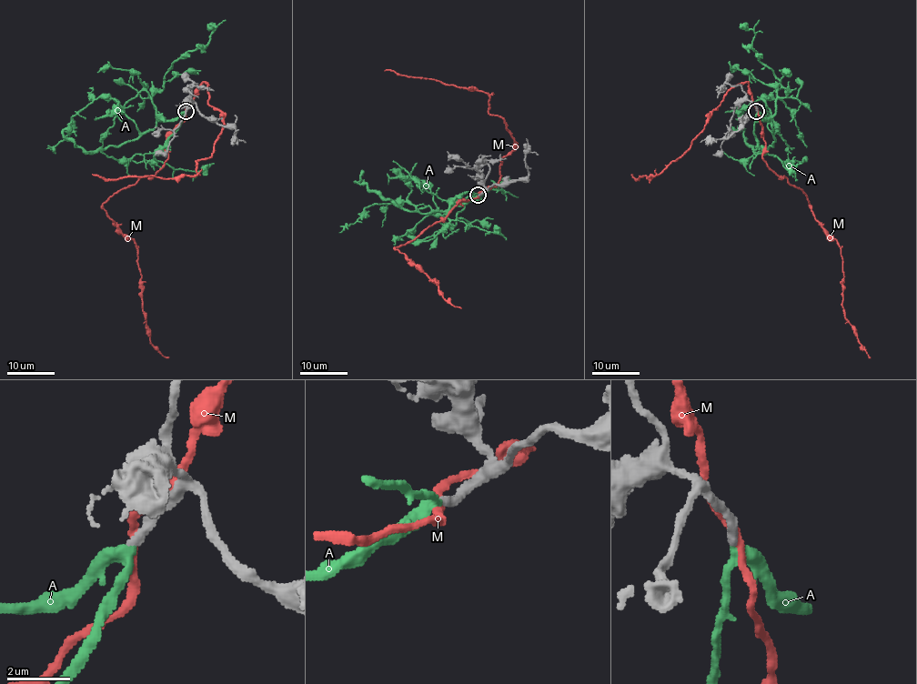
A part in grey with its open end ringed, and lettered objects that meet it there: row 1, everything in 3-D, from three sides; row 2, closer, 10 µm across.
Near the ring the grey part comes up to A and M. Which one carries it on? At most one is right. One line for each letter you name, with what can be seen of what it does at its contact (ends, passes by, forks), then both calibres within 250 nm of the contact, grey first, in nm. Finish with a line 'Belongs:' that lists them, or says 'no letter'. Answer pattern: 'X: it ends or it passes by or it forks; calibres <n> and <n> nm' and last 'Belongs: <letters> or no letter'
A: it passes by; calibres 320 and 320 nm
Belongs: A

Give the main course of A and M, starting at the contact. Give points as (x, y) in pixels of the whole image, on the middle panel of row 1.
A: (478, 195), (446, 210), (434, 210), (429, 206), (418, 209), (404, 202), (367, 206), (354, 223), (339, 233)
M: (478, 195), (459, 201), (444, 217), (395, 248), (430, 281), (435, 280), (442, 296), (461, 307)

